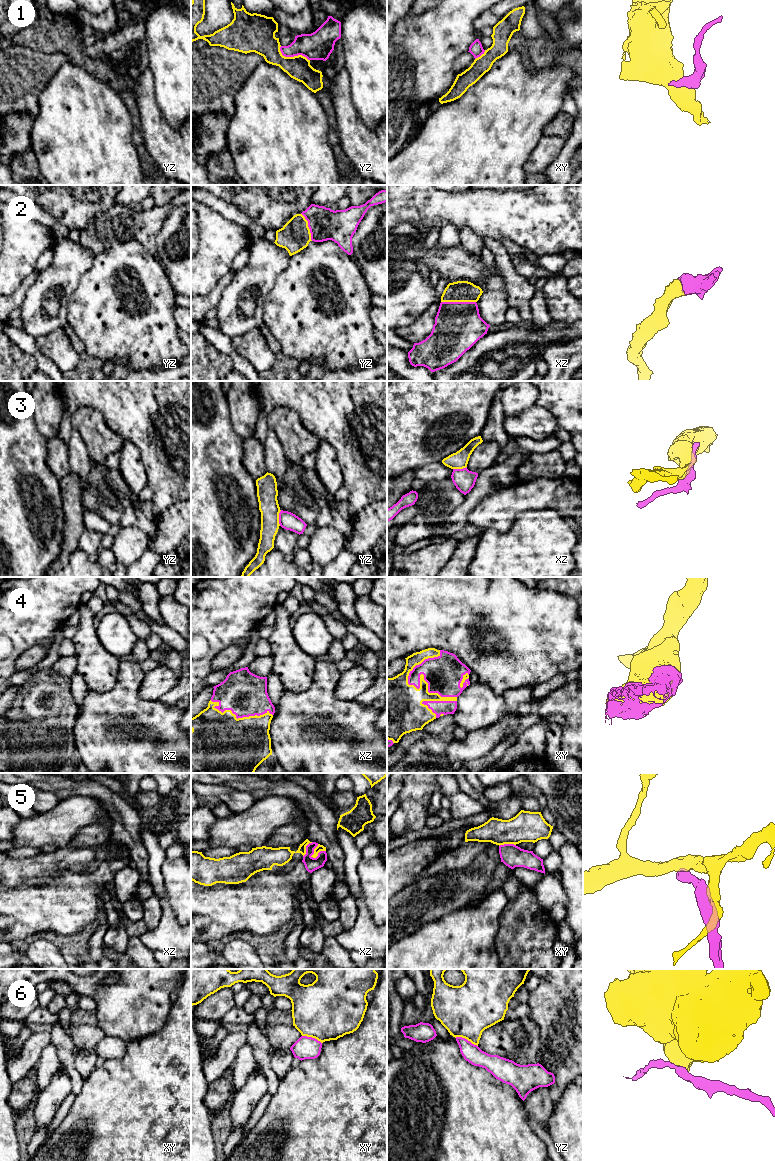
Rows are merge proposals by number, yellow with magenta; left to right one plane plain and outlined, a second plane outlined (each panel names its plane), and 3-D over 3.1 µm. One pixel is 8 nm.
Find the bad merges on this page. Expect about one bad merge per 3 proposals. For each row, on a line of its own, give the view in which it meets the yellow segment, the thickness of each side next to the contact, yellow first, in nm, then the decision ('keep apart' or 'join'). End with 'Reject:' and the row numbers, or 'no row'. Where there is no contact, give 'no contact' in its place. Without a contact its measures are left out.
1: meets yellow in yz; 200 nm thick on the yellow side, 220 nm on the other; keep apart
2: meets yellow in xz; 180 nm thick on the yellow side, 380 nm on the other; join
3: meets yellow in yz; 170 nm thick on the yellow side, 140 nm on the other; keep apart
4: meets yellow in xy; 300 nm thick on the yellow side, 300 nm on the other; join
5: meets yellow in xz; 50 nm thick on the yellow side, 110 nm on the other; keep apart
6: meets yellow in yz; 420 nm thick on the yellow side, 150 nm on the other; keep apart
Reject: 1, 3, 5, 6

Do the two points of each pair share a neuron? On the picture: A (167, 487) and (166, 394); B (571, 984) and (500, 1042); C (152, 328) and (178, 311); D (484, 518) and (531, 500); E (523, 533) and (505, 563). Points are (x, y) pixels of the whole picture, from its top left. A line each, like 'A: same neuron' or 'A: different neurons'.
A: same neuron
B: different neurons
C: different neurons
D: same neuron
E: same neuron

